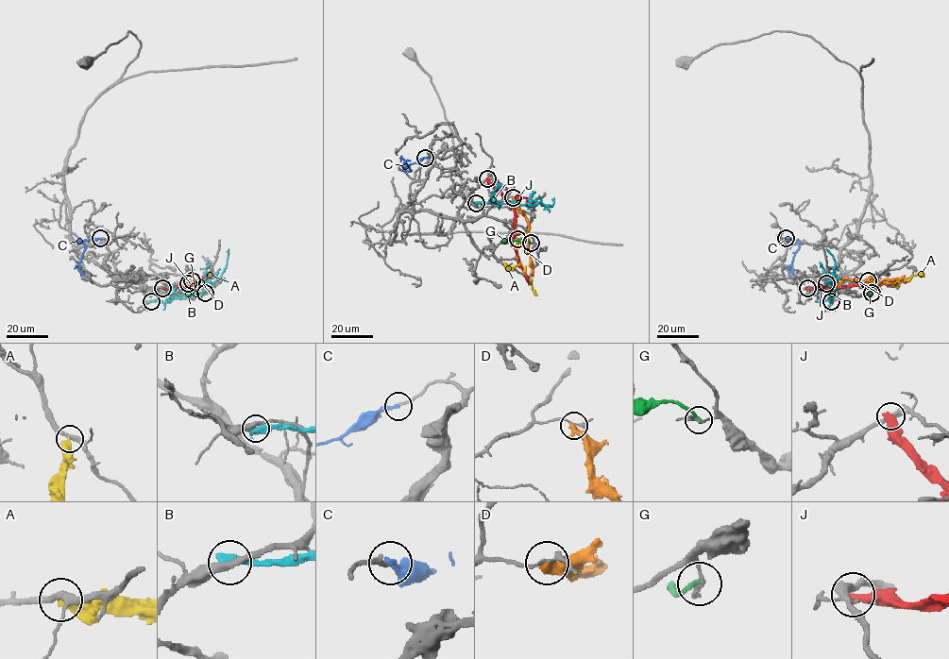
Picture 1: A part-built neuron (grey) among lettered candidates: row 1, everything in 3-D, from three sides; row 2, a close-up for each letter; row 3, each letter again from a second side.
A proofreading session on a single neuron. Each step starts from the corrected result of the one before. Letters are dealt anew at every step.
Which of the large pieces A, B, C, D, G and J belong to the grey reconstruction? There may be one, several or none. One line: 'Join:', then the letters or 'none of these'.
Join: C

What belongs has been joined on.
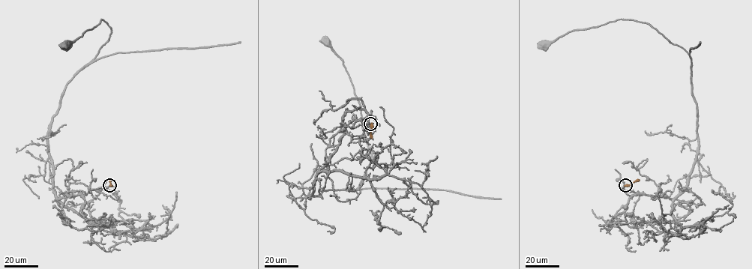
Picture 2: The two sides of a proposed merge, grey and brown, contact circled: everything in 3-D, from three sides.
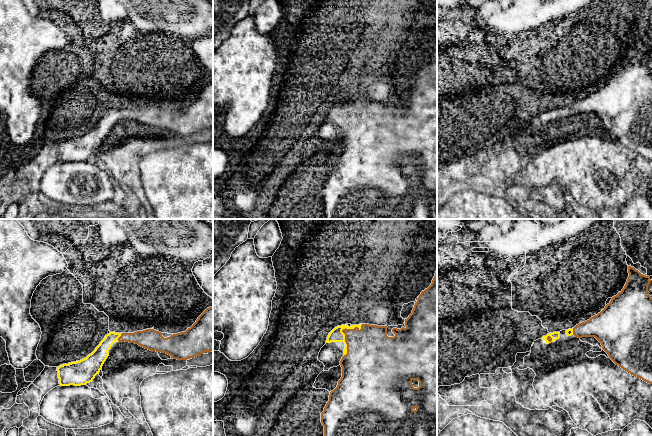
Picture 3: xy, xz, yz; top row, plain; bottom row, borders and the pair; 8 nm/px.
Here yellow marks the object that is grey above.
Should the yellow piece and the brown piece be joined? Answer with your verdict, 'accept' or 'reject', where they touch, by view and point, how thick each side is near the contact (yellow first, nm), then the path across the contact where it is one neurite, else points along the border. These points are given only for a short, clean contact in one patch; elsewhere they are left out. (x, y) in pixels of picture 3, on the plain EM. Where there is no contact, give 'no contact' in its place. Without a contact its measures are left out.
accept | xz (342, 108) | 110/360 nm | across xz (336, 111), (342, 108), (356, 113), (368, 125)

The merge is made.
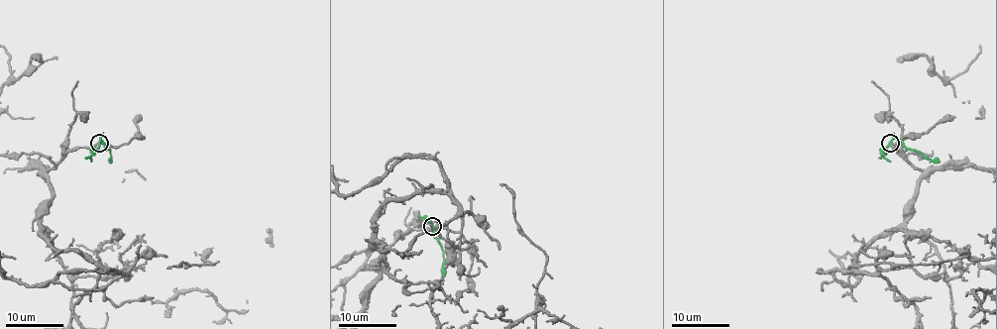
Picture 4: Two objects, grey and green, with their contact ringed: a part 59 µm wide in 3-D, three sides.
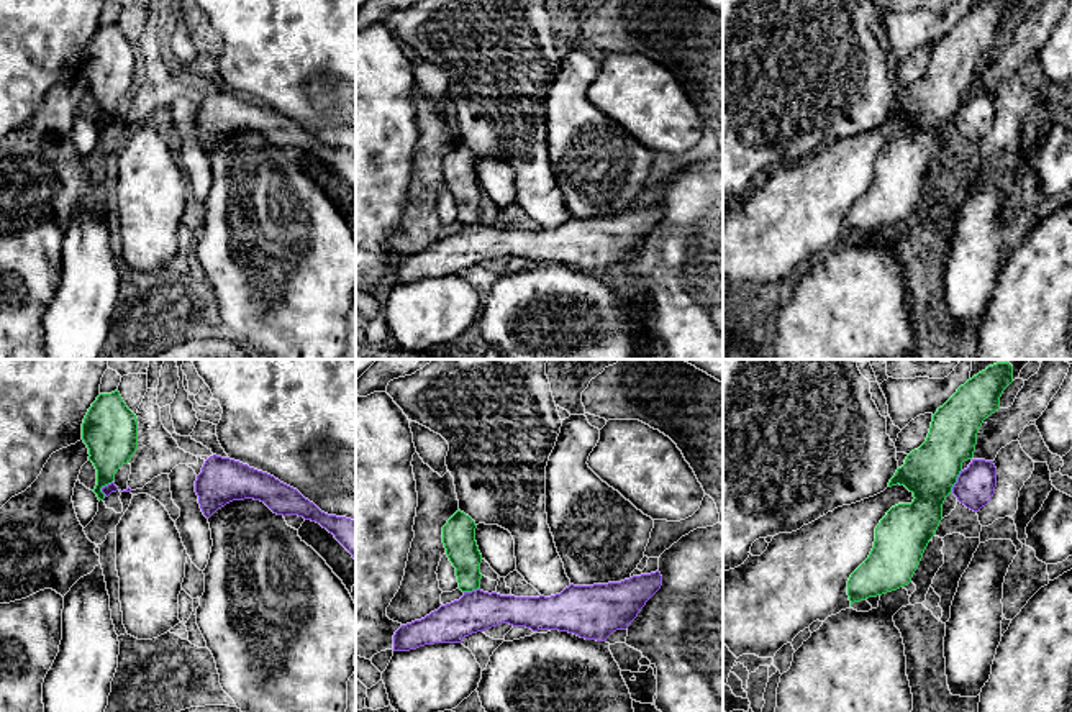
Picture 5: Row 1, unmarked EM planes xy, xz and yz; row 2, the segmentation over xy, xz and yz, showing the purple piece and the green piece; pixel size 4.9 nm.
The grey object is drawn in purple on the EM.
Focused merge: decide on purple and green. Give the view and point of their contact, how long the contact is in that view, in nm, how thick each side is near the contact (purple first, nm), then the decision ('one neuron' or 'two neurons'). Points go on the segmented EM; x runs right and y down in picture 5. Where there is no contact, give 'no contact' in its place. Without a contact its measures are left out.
meets purple in yz at (958, 481); contact 130 nm long; 190 nm thick on the purple side, 260 nm on the other; two neurons

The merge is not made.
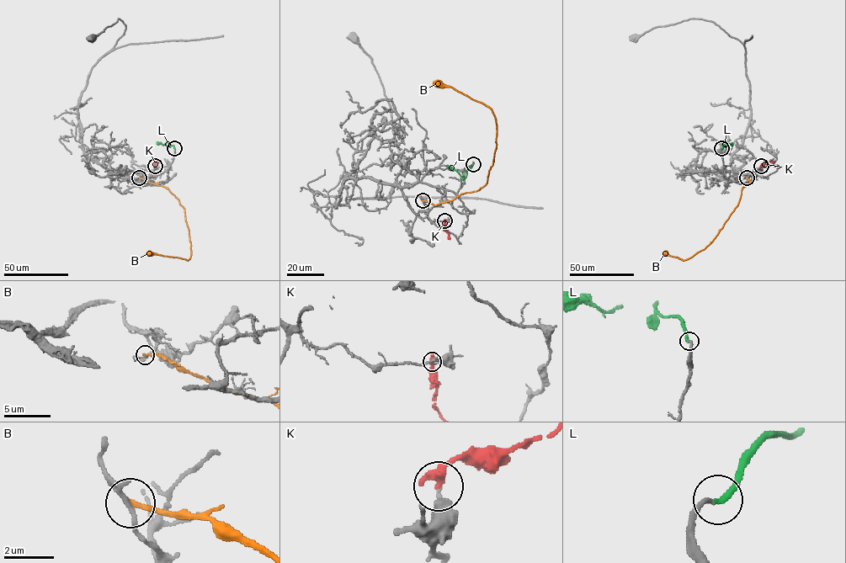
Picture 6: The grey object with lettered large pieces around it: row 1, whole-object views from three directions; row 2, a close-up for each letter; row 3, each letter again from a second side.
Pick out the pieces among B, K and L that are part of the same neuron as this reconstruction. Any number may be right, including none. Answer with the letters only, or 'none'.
L

